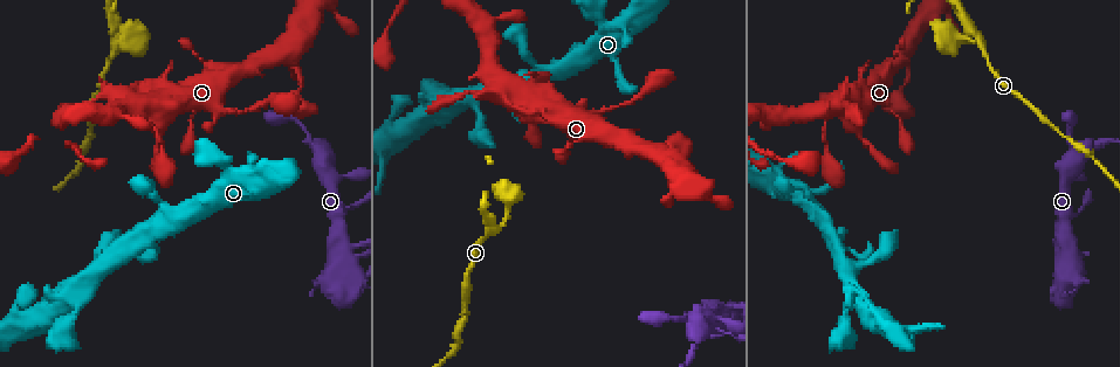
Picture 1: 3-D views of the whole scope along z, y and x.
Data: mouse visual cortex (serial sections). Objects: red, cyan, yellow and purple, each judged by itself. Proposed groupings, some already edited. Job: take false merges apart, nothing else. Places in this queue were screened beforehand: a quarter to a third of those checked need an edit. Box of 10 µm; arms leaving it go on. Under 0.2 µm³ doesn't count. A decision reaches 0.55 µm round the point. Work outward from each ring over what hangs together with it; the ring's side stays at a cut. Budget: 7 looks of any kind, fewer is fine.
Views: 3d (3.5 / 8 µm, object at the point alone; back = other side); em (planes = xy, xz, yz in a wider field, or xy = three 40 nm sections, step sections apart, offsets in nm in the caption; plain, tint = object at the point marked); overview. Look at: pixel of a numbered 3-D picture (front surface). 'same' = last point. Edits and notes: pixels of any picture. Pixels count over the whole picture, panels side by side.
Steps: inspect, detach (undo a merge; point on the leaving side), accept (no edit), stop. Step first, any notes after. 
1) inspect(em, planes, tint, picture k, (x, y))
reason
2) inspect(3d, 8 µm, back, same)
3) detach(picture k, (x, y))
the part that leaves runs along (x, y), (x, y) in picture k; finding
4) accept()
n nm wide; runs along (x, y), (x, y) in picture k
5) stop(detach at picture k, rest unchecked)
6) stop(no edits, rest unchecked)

inspect(3d, 3.5 µm, picture 1, (1060, 250))
calibre changes

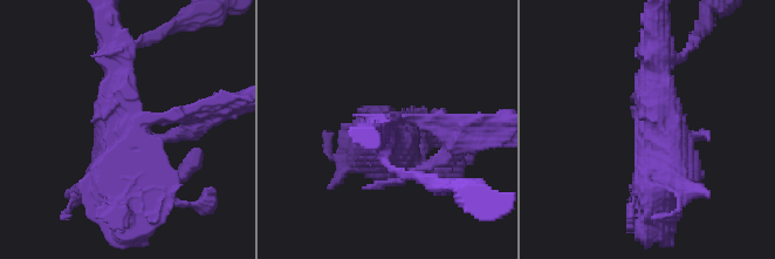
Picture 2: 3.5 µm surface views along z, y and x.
inspect(em, xy, step 2, tint, picture 2, (126, 126))

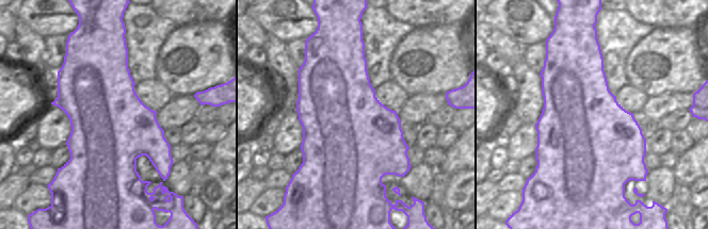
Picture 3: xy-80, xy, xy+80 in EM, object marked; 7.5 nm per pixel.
inspect(em, planes, tint, same)
cut it another way

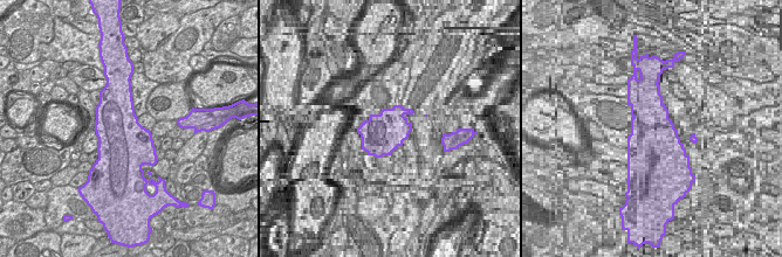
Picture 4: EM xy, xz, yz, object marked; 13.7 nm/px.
detach(picture 2, (183, 109))
the part that leaves runs along (143, 121), (183, 117), (183, 131) in picture 2; two cells meet here

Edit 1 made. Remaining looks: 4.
inspect(overview)
redraw

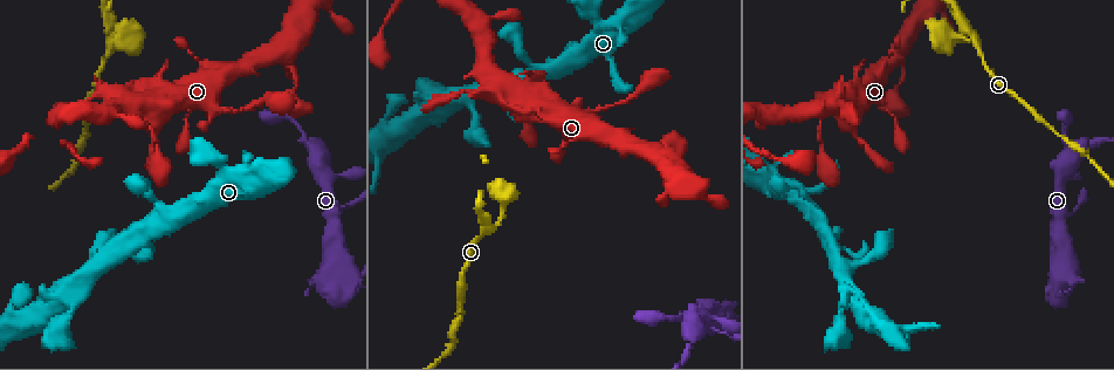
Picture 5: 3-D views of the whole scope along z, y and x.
inspect(3d, 3.5 µm, picture 5, (692, 336))
sudden change in width

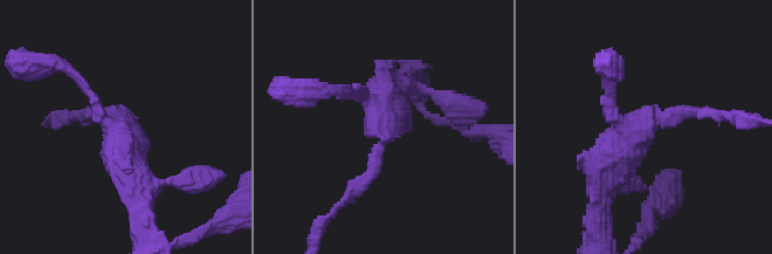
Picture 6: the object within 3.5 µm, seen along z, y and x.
inspect(em, xy, step 1, tint, picture 6, (386, 128))
shape alone is not enough

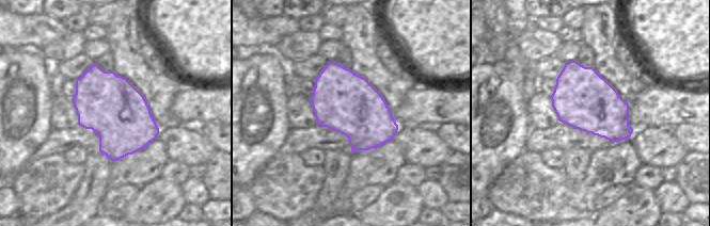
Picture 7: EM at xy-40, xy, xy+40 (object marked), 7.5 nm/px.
detach(picture 6, (367, 179))
the part that leaves runs along (386, 139), (372, 176), (346, 193) in picture 6; a second cell is stuck on

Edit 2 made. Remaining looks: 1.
stop(detach at picture 2, detach at picture 6, rest unchecked)

